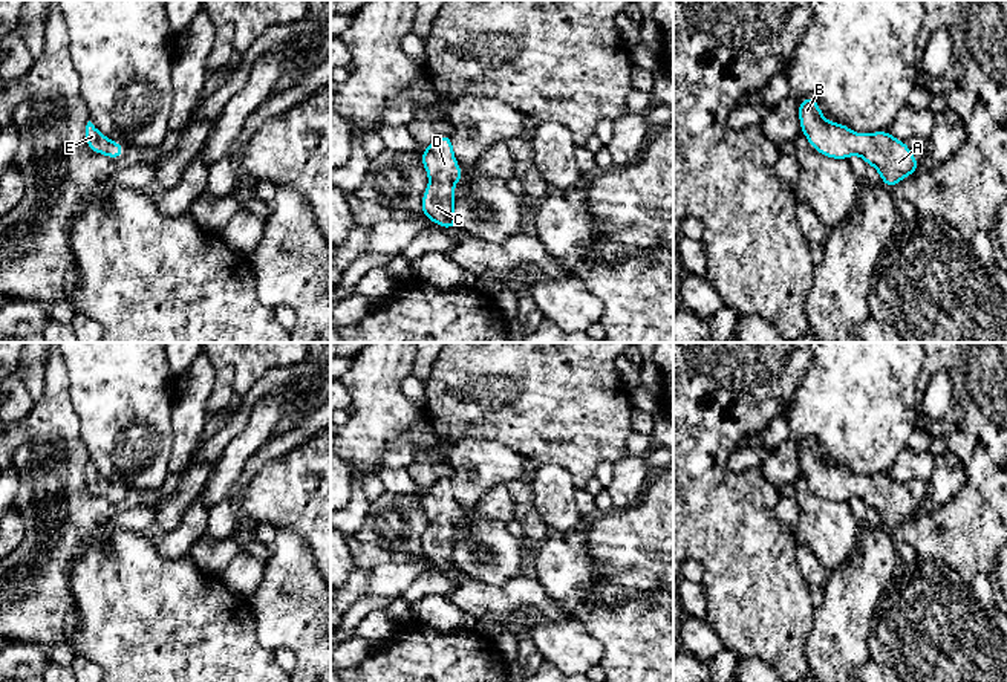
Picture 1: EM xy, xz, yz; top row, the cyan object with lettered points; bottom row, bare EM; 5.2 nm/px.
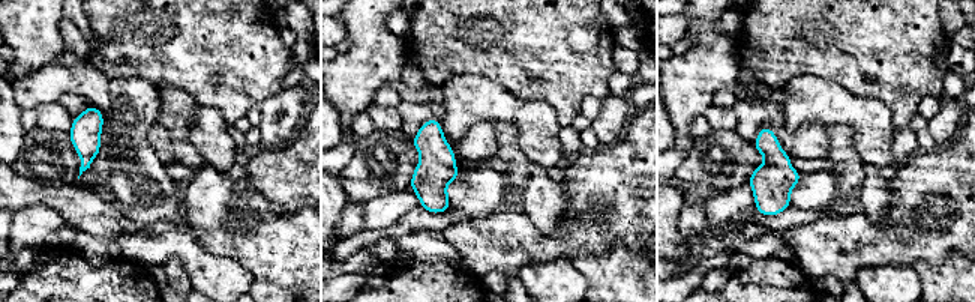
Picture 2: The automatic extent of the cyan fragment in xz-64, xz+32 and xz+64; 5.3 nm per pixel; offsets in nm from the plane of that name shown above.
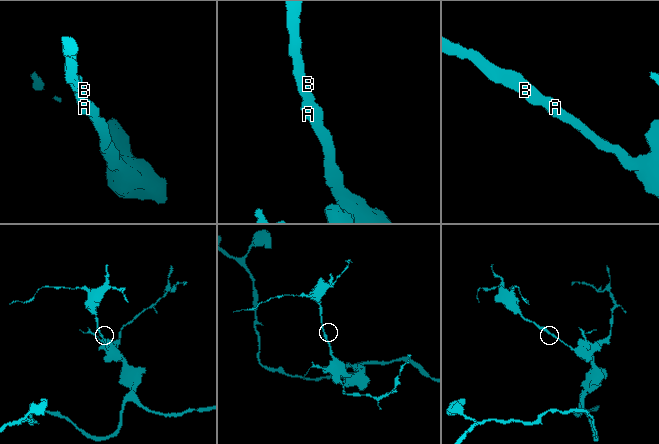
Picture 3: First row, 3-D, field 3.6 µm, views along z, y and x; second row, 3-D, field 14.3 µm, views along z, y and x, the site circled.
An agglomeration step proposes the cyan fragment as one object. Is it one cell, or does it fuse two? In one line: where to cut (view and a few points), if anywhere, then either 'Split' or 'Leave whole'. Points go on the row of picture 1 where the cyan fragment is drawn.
No split. Leave whole

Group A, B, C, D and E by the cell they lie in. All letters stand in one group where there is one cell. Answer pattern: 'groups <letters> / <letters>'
groups A B C D E

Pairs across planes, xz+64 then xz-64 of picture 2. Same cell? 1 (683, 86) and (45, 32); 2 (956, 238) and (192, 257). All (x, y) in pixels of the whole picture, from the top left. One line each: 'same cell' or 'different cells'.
1: same cell
2: different cells

